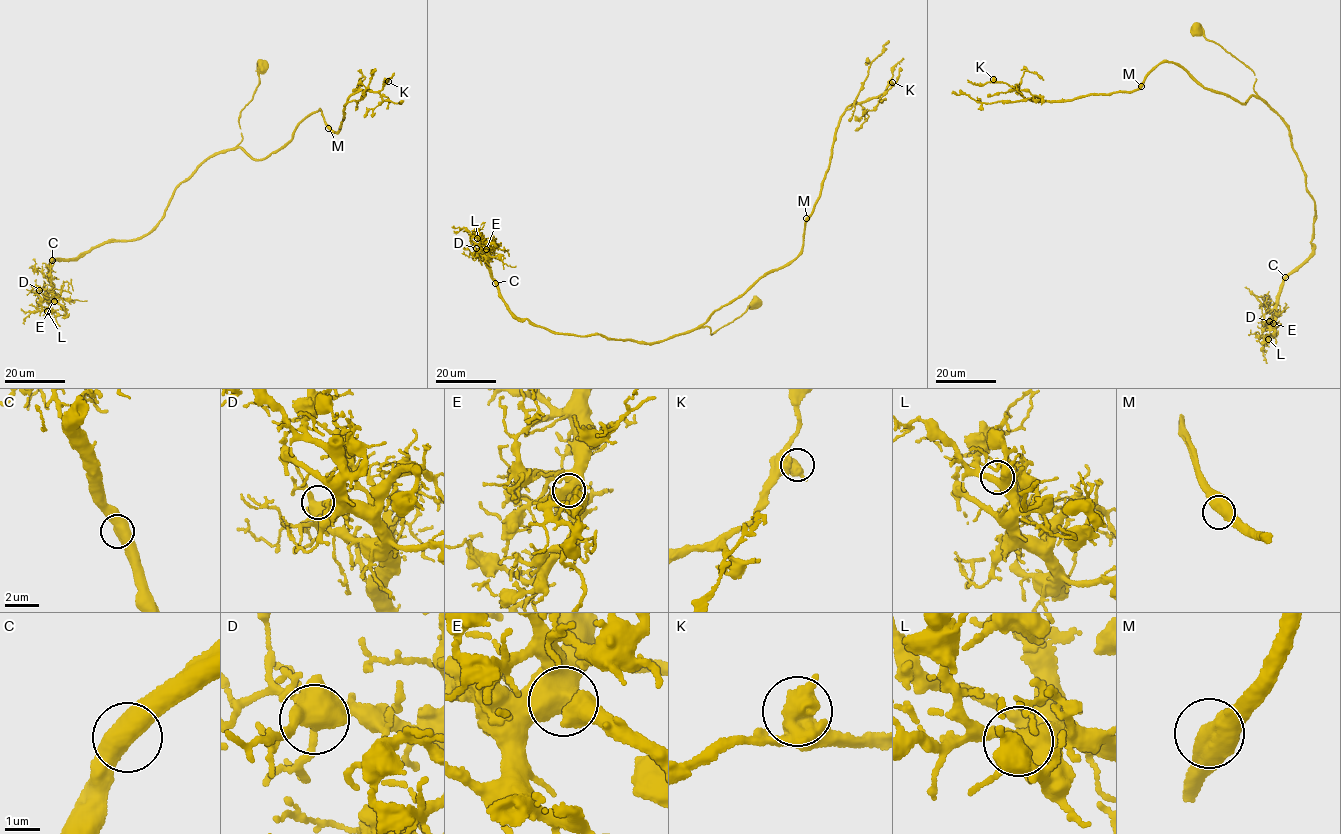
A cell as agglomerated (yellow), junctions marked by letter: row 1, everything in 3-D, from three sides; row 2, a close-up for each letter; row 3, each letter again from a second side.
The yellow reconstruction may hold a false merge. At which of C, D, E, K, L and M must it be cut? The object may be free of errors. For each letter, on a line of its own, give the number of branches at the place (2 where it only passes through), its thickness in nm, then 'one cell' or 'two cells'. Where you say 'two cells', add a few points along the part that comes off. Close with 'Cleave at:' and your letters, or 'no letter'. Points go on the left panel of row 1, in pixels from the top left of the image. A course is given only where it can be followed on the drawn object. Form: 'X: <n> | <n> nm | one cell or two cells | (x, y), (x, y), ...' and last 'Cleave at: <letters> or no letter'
C: 2 | 600 nm | one cell
D: 2 | 600 nm | one cell
E: 2 | 600 nm | one cell
K: 2 | 550 nm | one cell
L: 2 | 480 nm | one cell
M: 2 | 600 nm | one cell
Cleave at: no letter

